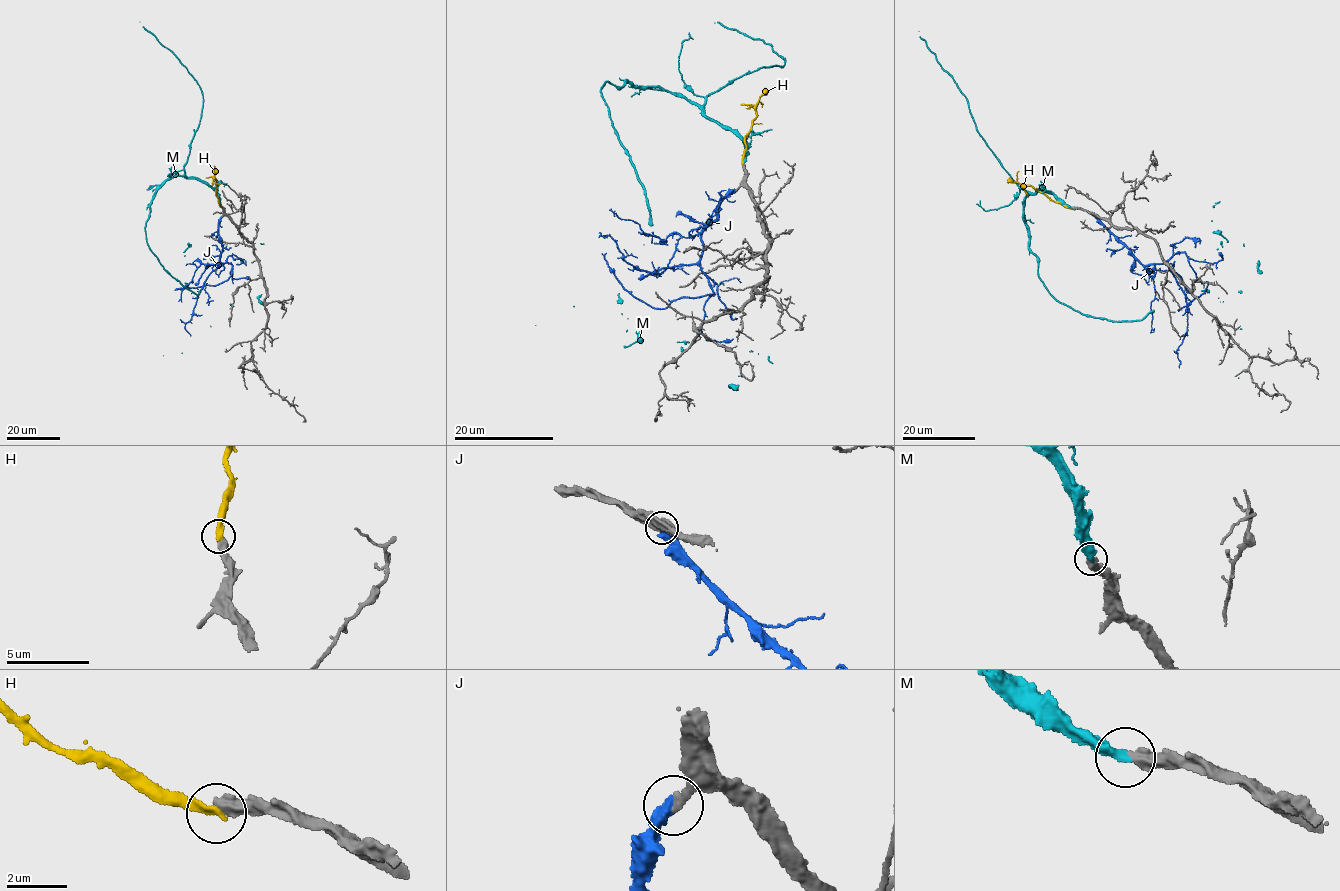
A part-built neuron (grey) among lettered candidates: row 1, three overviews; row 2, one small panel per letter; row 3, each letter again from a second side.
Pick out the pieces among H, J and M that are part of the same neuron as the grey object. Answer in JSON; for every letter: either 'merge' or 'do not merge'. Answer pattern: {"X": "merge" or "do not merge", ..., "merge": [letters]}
{"H": "do not merge", "J": "merge", "M": "merge", "merge": ["J", "M"]}

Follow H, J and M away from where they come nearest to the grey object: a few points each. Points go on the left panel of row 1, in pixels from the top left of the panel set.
H: (220, 206), (214, 166)
J: (222, 217), (219, 262), (222, 265), (230, 263), (232, 273), (216, 285), (175, 290)
M: (220, 205), (181, 176), (152, 195), (147, 244), (183, 286), (197, 295), (185, 282), (226, 245), (263, 244)

